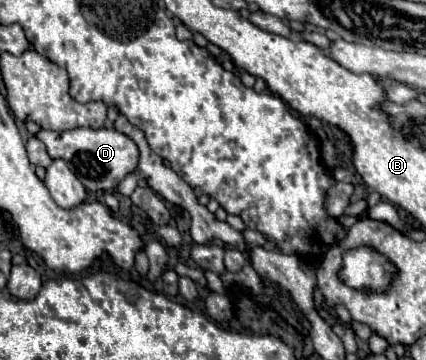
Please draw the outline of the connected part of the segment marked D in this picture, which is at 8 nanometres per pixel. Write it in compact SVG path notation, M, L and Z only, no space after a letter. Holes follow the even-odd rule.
M80 127L80 129L64 131L62 135L52 131L52 137L48 133L50 131L42 131L42 133L38 133L38 138L46 146L50 158L52 160L64 159L68 169L72 169L76 173L76 177L82 181L82 185L88 191L110 191L110 189L116 189L118 183L128 173L132 173L136 169L136 157L138 157L136 143L130 137L124 137L122 133L118 133L116 129L106 129L106 127L102 127L102 129L84 129L84 127ZM82 153L84 153L84 163L82 163L82 159L78 159L78 155L82 155Z

